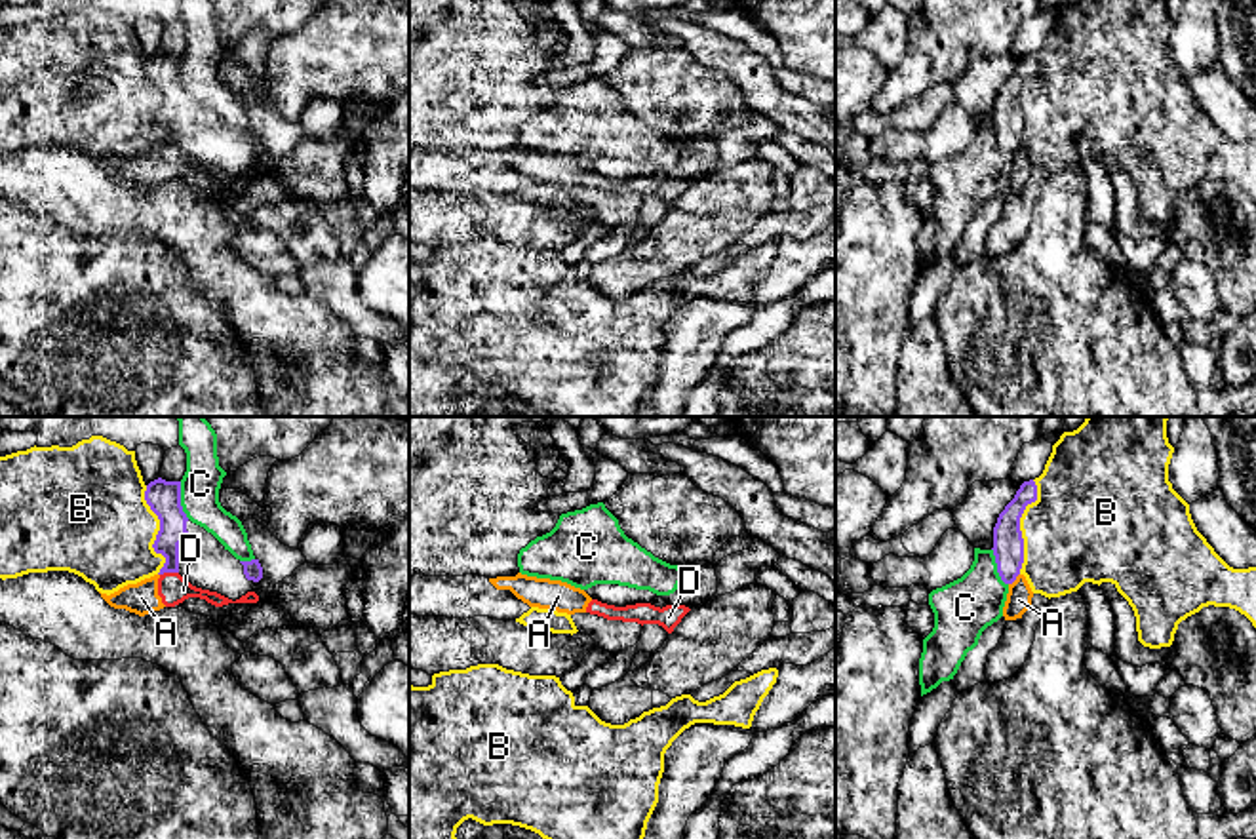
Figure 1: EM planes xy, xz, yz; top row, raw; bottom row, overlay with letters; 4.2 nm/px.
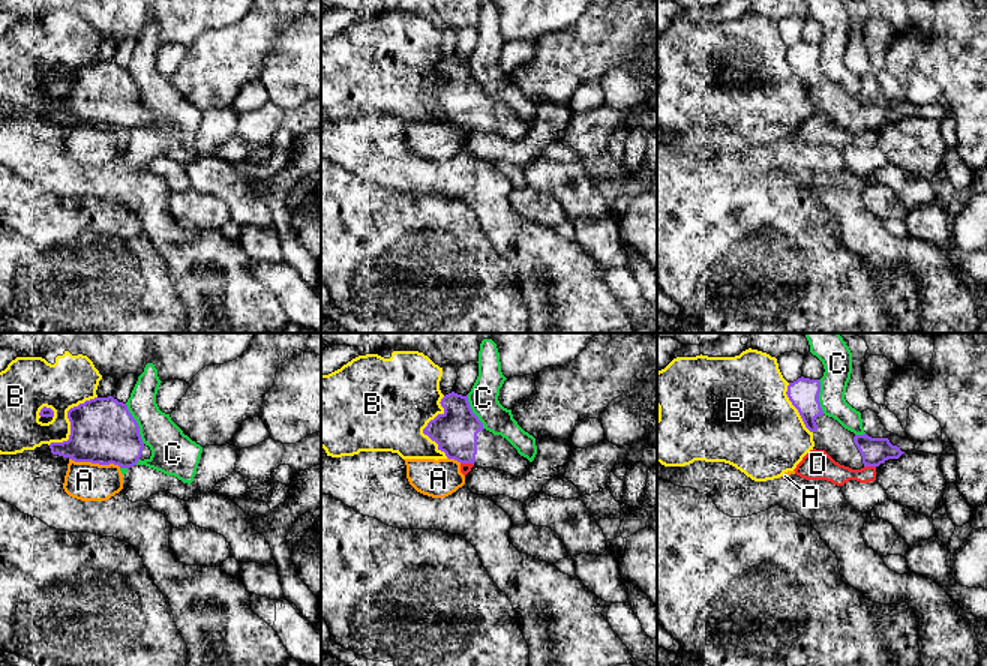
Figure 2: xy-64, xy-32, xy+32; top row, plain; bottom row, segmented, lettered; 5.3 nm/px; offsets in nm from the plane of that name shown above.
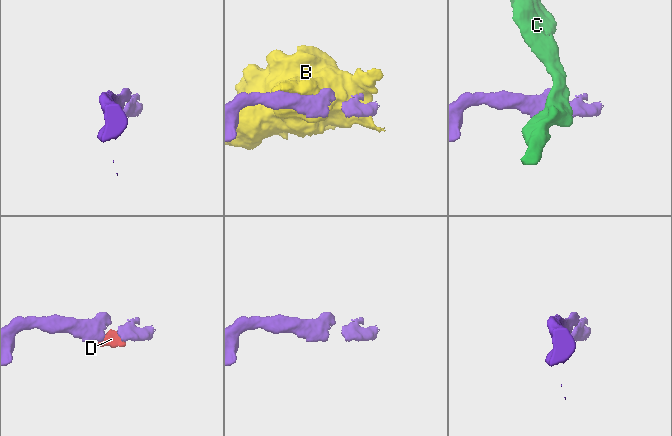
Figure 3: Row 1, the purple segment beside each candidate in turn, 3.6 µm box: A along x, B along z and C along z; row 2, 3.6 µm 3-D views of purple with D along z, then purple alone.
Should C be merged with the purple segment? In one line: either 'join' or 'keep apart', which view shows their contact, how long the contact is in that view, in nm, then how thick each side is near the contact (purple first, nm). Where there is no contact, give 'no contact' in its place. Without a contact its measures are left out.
keep apart | xy | 170 nm | 140/160 nm

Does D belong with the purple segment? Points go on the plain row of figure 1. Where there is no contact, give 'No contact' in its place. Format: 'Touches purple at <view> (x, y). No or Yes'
Touches purple at xy (168, 145). No

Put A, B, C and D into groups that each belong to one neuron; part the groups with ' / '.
A D / B / C

